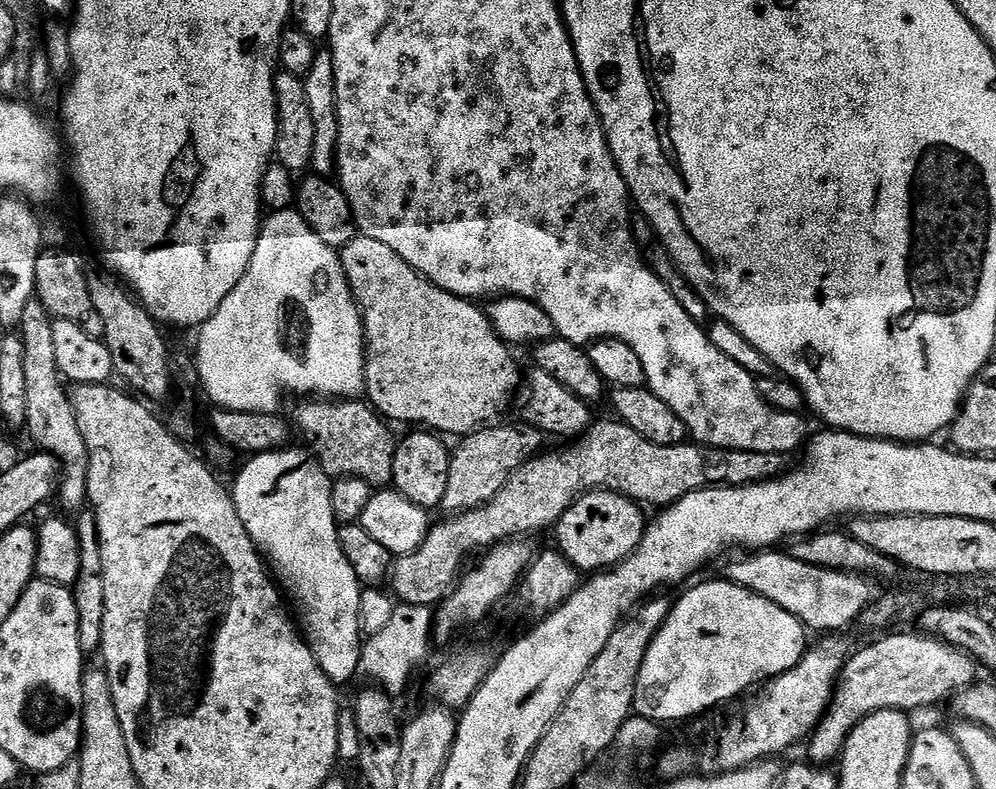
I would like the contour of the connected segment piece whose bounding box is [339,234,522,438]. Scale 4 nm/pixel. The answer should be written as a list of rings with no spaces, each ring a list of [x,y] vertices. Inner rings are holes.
[[[356,235],[349,244],[339,249],[339,254],[342,270],[346,274],[350,290],[354,294],[357,306],[360,307],[360,316],[364,320],[364,343],[366,345],[364,386],[371,407],[375,408],[381,416],[389,421],[401,420],[404,424],[412,424],[408,426],[423,426],[436,434],[449,432],[450,435],[456,436],[455,438],[463,438],[469,432],[475,432],[477,428],[491,425],[499,417],[496,416],[499,412],[507,410],[508,403],[511,402],[512,395],[516,392],[516,387],[519,384],[521,387],[522,372],[520,376],[519,366],[512,361],[513,349],[496,333],[483,307],[475,308],[472,305],[475,303],[471,299],[455,296],[446,290],[442,290],[437,284],[430,283],[426,277],[421,276],[419,272],[415,272],[405,260],[398,258],[398,254],[394,254],[394,250],[390,250],[390,246],[385,246],[383,242],[378,242],[369,236]]]

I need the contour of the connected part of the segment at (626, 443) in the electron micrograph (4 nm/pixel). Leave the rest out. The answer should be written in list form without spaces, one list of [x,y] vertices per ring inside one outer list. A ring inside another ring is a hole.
[[[597,419],[582,436],[569,443],[569,448],[533,456],[490,502],[449,515],[441,524],[433,523],[418,550],[409,556],[395,557],[390,573],[391,595],[401,604],[439,605],[457,583],[465,567],[464,559],[471,552],[479,553],[503,540],[527,537],[527,532],[551,529],[585,492],[617,492],[644,506],[667,506],[703,488],[737,488],[775,480],[790,468],[785,454],[712,448],[695,442],[658,446],[642,438],[638,430],[630,430],[620,419],[611,419]]]

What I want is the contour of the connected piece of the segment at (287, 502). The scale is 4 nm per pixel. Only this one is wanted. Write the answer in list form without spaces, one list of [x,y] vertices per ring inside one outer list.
[[[292,447],[277,448],[275,452],[258,452],[245,459],[248,461],[241,466],[236,481],[230,484],[230,495],[238,516],[242,518],[242,526],[246,526],[246,532],[256,544],[256,551],[261,557],[267,558],[266,564],[271,575],[290,601],[302,635],[318,658],[318,664],[333,684],[343,686],[360,671],[362,633],[358,602],[362,585],[358,574],[354,574],[354,566],[350,566],[342,550],[334,506],[330,506],[332,480],[305,449],[304,453],[302,449]]]

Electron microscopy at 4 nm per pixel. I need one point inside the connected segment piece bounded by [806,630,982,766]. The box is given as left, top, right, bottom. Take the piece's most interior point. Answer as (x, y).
(908, 670)

